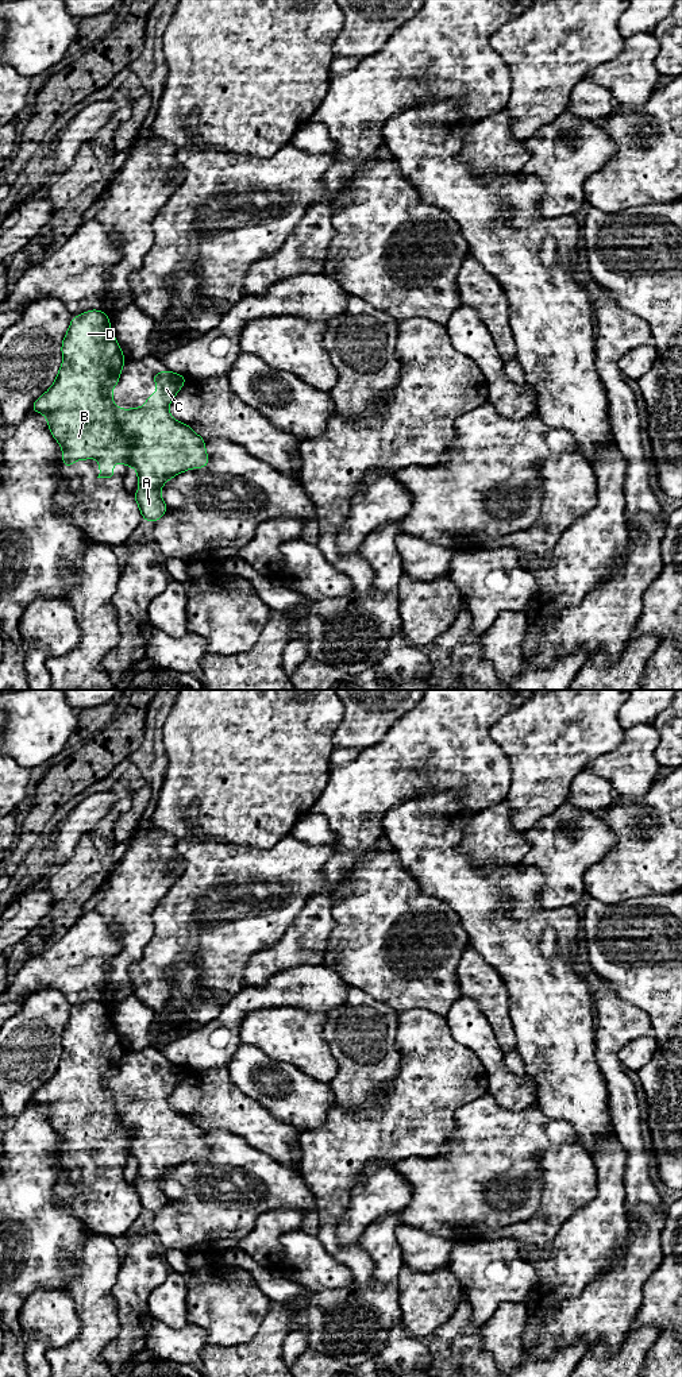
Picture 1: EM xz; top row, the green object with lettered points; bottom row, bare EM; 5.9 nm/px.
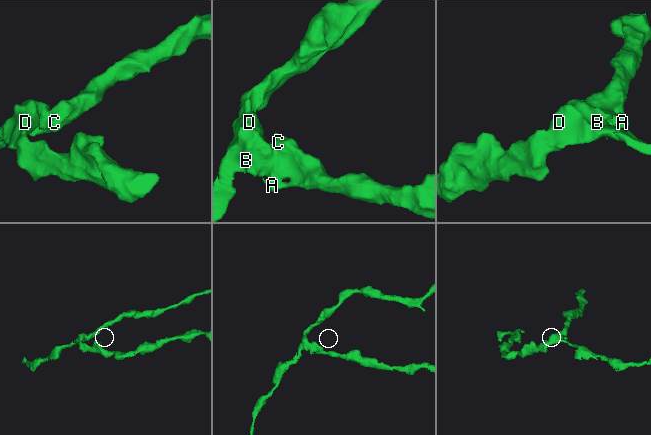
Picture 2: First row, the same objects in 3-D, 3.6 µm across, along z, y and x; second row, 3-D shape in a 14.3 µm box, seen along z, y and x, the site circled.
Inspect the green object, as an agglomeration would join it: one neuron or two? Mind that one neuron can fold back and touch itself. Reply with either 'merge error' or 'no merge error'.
merge error

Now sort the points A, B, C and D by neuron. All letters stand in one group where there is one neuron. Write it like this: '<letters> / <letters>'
A / B C D

